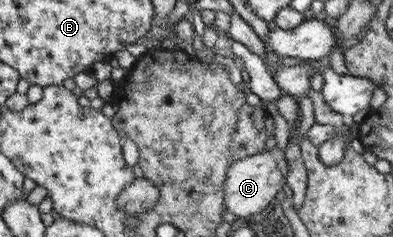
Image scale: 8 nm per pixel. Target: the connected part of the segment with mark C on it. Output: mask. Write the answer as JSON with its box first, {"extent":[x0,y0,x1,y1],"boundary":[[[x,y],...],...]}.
{"extent":[222,147,289,218],"boundary":[[[273,147],[229,164],[222,184],[222,198],[225,211],[235,215],[237,218],[261,213],[286,183],[285,177],[289,165],[285,162],[283,155],[283,151]]]}

